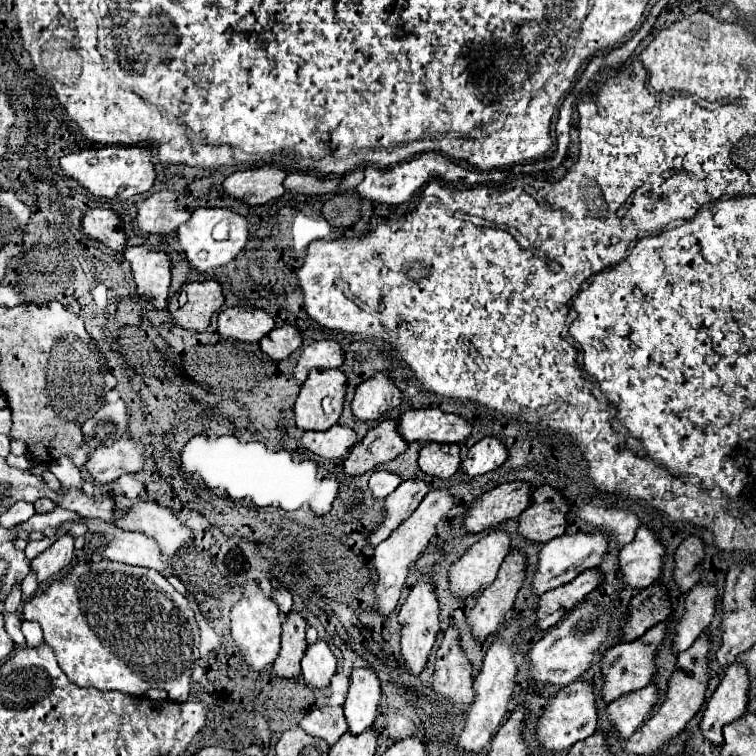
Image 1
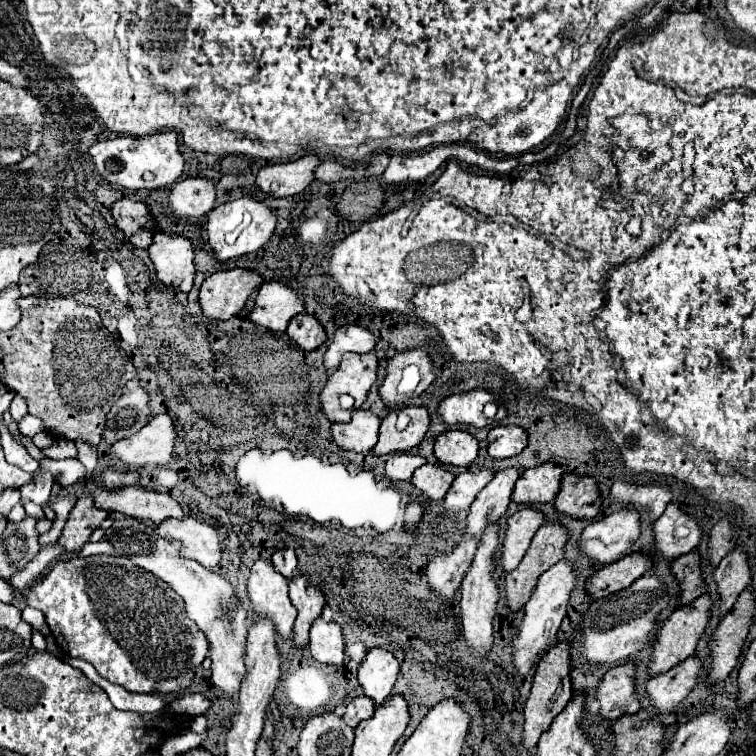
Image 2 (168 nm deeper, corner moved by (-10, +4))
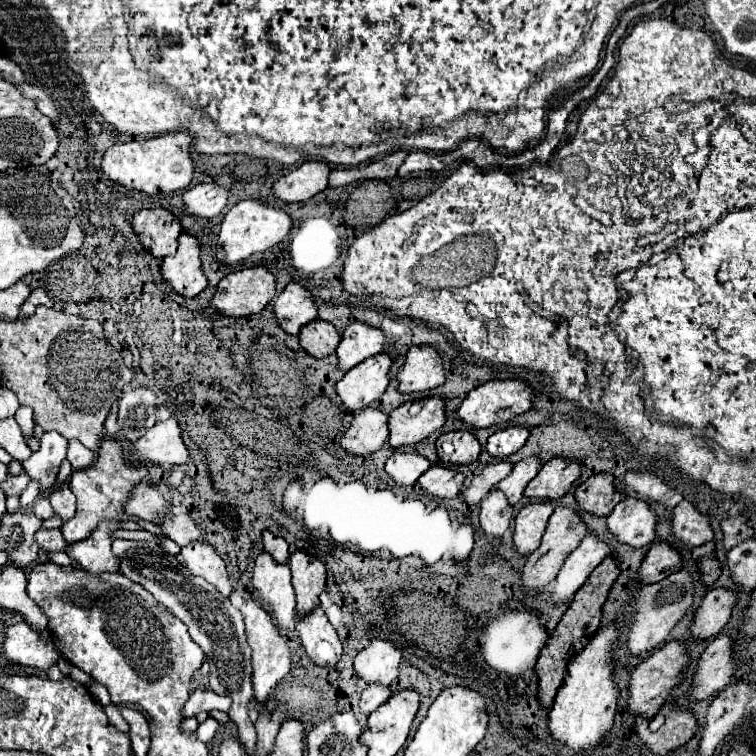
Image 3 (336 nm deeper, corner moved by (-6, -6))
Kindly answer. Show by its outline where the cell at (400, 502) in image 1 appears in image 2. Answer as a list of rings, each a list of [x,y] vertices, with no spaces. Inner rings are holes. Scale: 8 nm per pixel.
[[[425,464],[421,468],[415,470],[413,478],[411,478],[411,484],[429,500],[435,500],[439,502],[447,490],[451,488],[451,482],[453,482],[453,474],[449,474],[445,468],[441,466],[433,466],[433,464]]]

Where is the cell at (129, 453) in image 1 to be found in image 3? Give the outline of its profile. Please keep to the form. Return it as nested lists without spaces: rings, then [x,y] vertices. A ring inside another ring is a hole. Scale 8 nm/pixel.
[[[177,418],[157,422],[145,436],[141,436],[133,446],[133,458],[137,462],[153,462],[153,464],[169,464],[179,466],[189,460],[189,450],[183,444],[181,428]]]

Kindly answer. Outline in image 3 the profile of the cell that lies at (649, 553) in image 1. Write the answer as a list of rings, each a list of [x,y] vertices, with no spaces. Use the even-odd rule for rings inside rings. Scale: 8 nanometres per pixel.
[[[681,500],[673,510],[673,534],[689,546],[701,546],[713,540],[711,520],[689,500]]]

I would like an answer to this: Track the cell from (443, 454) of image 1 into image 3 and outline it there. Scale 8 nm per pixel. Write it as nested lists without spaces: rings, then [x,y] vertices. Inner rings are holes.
[[[455,430],[455,432],[445,432],[439,436],[437,442],[451,442],[455,446],[453,454],[443,454],[439,452],[443,462],[451,464],[471,464],[479,458],[481,454],[481,444],[479,440],[469,432],[469,430]]]

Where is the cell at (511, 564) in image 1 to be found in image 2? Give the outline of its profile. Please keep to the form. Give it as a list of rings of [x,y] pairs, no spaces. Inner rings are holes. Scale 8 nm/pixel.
[[[543,524],[535,532],[521,564],[505,576],[505,596],[511,612],[517,612],[527,604],[539,576],[563,558],[565,540],[567,530],[559,524]]]

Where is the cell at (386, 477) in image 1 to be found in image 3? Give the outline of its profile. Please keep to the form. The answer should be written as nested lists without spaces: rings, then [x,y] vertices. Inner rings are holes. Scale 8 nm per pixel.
[[[393,452],[385,464],[387,474],[401,486],[411,486],[431,468],[431,462],[415,452]]]

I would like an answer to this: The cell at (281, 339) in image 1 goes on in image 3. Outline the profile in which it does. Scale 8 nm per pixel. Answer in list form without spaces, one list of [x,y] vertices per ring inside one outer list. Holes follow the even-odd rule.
[[[315,320],[301,328],[299,340],[301,340],[303,348],[307,352],[311,352],[311,356],[325,358],[329,354],[335,354],[337,346],[341,342],[341,332],[337,332],[337,328],[331,322]]]

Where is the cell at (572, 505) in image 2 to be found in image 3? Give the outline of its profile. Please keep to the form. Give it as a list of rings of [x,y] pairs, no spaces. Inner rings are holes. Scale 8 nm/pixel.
[[[607,472],[587,478],[575,490],[575,498],[579,506],[595,516],[609,516],[613,508],[625,498],[625,494],[615,488],[613,480],[615,480],[613,474],[607,474]]]

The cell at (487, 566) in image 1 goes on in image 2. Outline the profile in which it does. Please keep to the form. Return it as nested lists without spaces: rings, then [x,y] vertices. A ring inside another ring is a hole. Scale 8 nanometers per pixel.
[[[521,508],[507,518],[507,532],[499,558],[499,568],[511,572],[523,560],[533,534],[543,524],[543,514],[535,508]]]

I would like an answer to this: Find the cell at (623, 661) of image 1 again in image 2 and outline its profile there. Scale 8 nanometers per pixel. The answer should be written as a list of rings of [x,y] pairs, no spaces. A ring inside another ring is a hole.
[[[707,594],[699,596],[695,602],[691,602],[689,606],[681,606],[677,608],[659,628],[657,632],[657,640],[653,642],[653,654],[649,658],[649,666],[647,672],[649,676],[659,676],[665,674],[667,670],[671,670],[673,666],[681,664],[685,658],[689,658],[695,652],[695,646],[703,634],[703,630],[707,628],[707,620],[709,620],[709,608],[711,608],[711,600]]]

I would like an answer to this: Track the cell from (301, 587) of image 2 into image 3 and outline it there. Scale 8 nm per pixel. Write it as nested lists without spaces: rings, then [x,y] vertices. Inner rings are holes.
[[[301,550],[291,552],[289,566],[293,572],[293,588],[297,592],[297,612],[307,614],[319,604],[317,596],[325,588],[325,566],[321,560]]]

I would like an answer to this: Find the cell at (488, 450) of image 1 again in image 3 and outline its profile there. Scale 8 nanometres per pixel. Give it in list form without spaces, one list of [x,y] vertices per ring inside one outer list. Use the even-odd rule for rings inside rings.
[[[519,424],[507,426],[499,432],[495,432],[493,436],[489,436],[487,450],[495,458],[507,458],[513,452],[517,452],[519,448],[523,448],[527,438],[529,438],[529,428],[527,426],[519,426]]]

